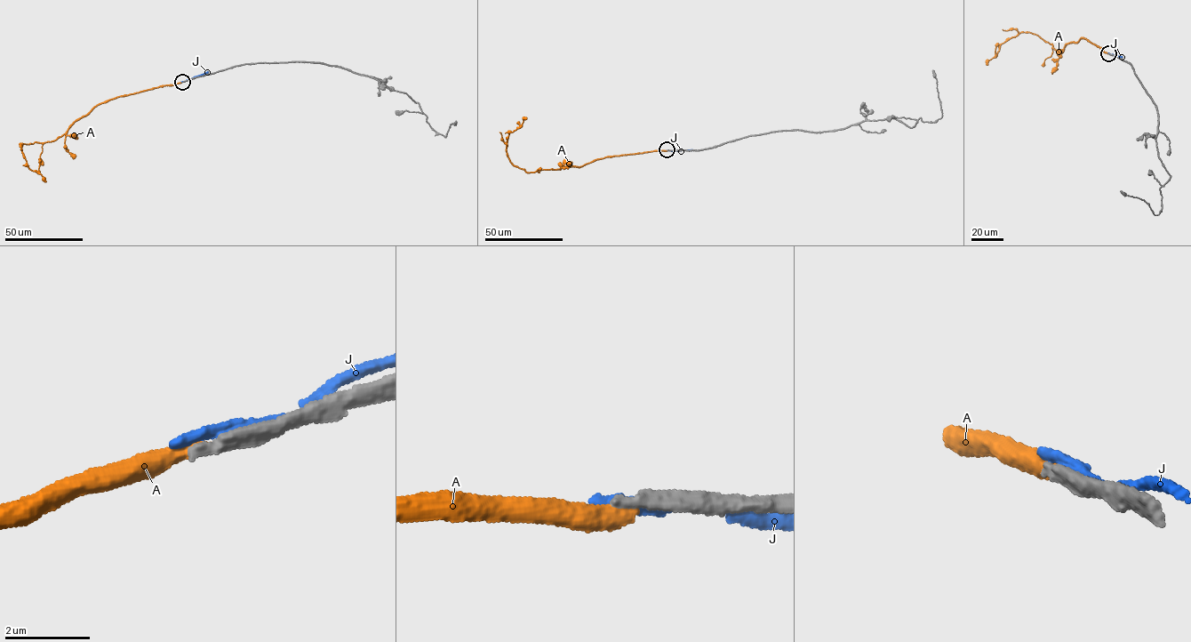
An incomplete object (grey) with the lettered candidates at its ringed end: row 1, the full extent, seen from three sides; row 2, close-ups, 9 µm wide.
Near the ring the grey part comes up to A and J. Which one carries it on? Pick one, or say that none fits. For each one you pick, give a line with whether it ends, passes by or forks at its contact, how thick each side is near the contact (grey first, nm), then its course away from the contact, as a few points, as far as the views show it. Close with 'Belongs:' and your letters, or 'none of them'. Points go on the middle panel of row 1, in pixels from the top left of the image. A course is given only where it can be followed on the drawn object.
Belongs: none of them

